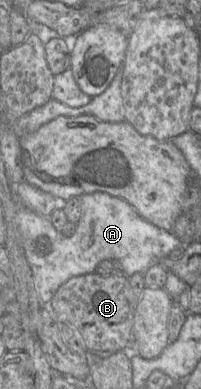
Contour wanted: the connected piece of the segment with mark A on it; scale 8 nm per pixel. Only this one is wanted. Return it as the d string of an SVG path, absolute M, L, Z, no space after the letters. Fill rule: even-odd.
M94 192L80 196L80 202L81 217L76 231L70 237L56 230L49 217L39 215L24 206L16 214L25 257L32 270L39 299L44 305L49 305L62 284L72 277L94 273L102 260L119 260L126 276L130 278L135 273L145 274L151 266L169 256L172 250L185 246L172 232L143 219L121 198L105 192ZM40 235L47 235L52 241L49 253L35 249Z

